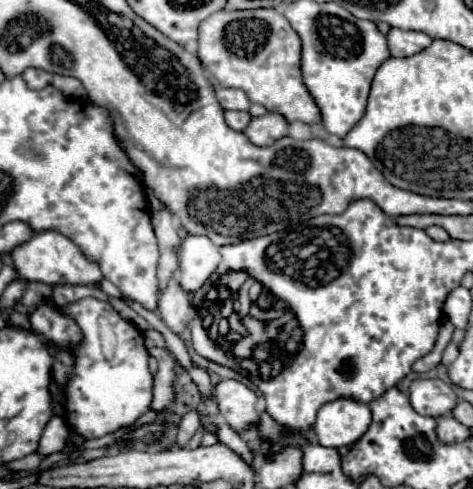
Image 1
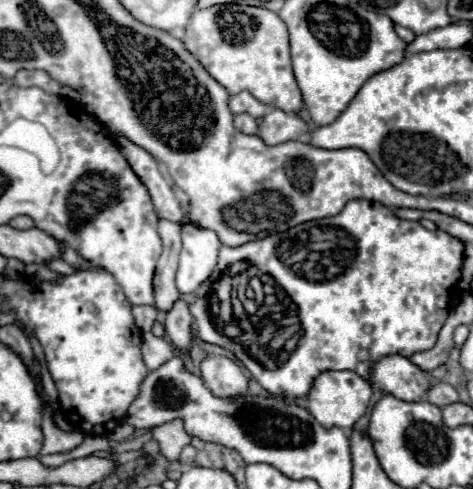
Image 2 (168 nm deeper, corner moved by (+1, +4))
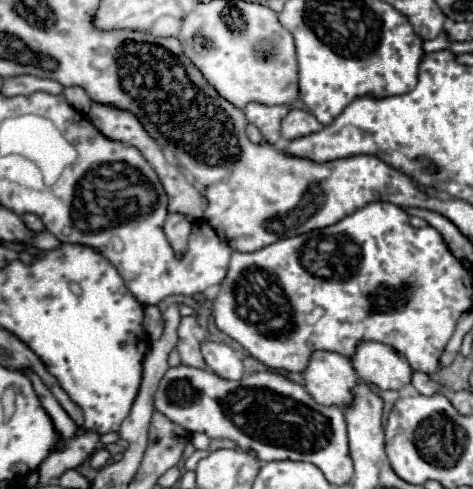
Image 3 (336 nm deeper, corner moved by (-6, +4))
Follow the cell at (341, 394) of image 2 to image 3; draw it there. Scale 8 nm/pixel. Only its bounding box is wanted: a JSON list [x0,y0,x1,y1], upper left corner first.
[303,352,359,406]

